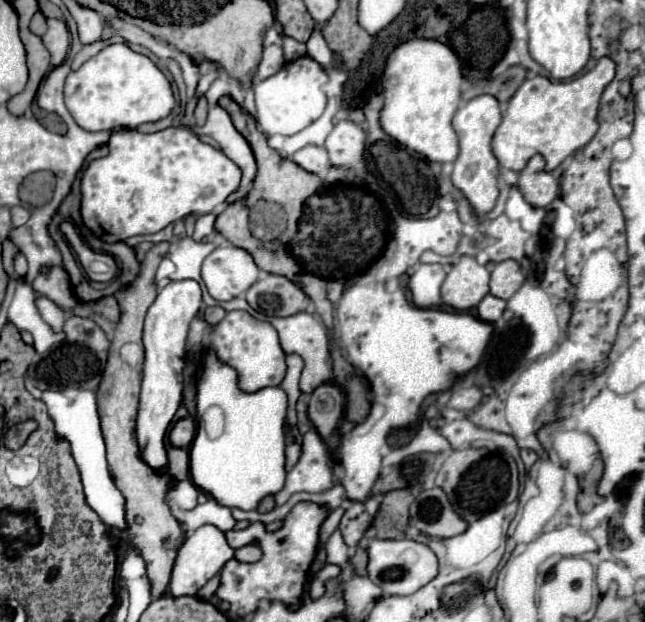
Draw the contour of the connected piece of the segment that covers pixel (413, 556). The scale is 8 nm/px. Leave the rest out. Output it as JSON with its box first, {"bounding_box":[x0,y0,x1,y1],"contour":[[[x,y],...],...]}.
{"bounding_box":[367,538,437,596],"contour":[[[369,538],[367,546],[367,576],[385,592],[393,596],[407,596],[423,588],[429,580],[437,574],[437,558],[435,554],[419,542],[413,540],[381,540],[381,538]]]}

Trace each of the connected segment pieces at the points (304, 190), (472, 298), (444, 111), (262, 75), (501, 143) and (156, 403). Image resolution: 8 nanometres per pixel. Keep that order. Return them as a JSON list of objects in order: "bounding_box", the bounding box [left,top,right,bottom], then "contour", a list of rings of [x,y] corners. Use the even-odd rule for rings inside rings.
[{"bounding_box":[221,98,321,222],"contour":[[[221,98],[221,106],[227,108],[227,112],[231,114],[231,120],[233,120],[233,126],[237,128],[237,132],[249,142],[251,150],[255,148],[255,160],[257,160],[257,176],[255,176],[255,188],[261,188],[259,192],[259,198],[265,198],[269,202],[277,202],[277,204],[283,204],[285,212],[291,214],[289,218],[295,222],[295,218],[301,218],[303,210],[305,210],[305,202],[317,194],[321,190],[321,182],[317,176],[313,176],[311,172],[305,172],[303,168],[299,168],[297,164],[293,164],[291,160],[285,160],[279,156],[277,150],[269,148],[267,146],[267,138],[257,130],[257,124],[255,120],[249,116],[249,114],[243,114],[241,108],[229,100],[229,98]]]},{"bounding_box":[441,256,489,310],"contour":[[[461,256],[461,260],[449,268],[449,274],[441,286],[443,304],[455,310],[475,308],[487,294],[489,272],[485,266],[479,266],[473,256]]]},{"bounding_box":[381,38,463,162],"contour":[[[413,38],[399,44],[389,54],[383,80],[381,80],[383,98],[385,98],[385,104],[381,110],[381,128],[399,144],[423,154],[431,162],[453,162],[457,158],[459,144],[457,144],[457,134],[451,126],[451,120],[461,104],[461,80],[463,80],[461,64],[449,46],[437,40],[427,40],[427,38]]]},{"bounding_box":[257,46,285,80],"contour":[[[281,46],[265,48],[261,64],[259,64],[259,70],[257,70],[257,80],[267,80],[269,76],[277,74],[283,66],[285,66],[285,60],[283,60]]]},{"bounding_box":[493,58,615,172],"contour":[[[601,58],[597,66],[573,80],[553,82],[545,76],[535,76],[525,80],[521,88],[513,94],[503,116],[501,126],[493,136],[493,154],[503,168],[521,172],[531,156],[541,154],[547,162],[545,170],[555,170],[565,158],[573,156],[577,150],[585,148],[597,134],[597,108],[603,88],[615,76],[615,62],[611,58]]]},{"bounding_box":[137,280,201,476],"contour":[[[179,280],[169,282],[151,304],[145,328],[143,328],[143,344],[145,344],[145,366],[143,366],[143,382],[141,382],[141,402],[137,416],[137,442],[145,464],[159,476],[169,474],[169,458],[167,458],[167,432],[175,420],[175,414],[183,402],[183,368],[185,368],[185,346],[187,332],[191,320],[201,310],[201,288],[195,280]]]}]

